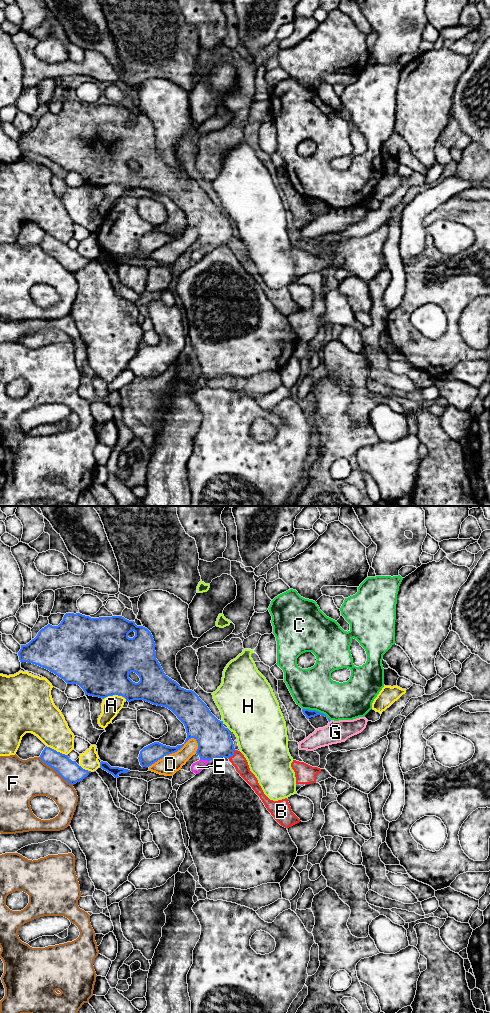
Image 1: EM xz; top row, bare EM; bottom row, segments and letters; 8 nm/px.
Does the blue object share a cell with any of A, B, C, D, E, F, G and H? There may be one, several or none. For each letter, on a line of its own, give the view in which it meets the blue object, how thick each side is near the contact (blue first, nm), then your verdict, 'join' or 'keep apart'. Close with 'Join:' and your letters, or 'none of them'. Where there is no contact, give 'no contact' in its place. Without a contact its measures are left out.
A: meets blue in xz; 460 nm thick on the blue side, 150 nm on the other; keep apart
B: meets blue in xz; 280 nm thick on the blue side, 120 nm on the other; join
C: meets blue in xz; 70 nm thick on the blue side, 320 nm on the other; keep apart
D: meets blue in xz; 150 nm thick on the blue side, 160 nm on the other; keep apart
E: meets blue in xz; 280 nm thick on the blue side, 90 nm on the other; keep apart
F: meets blue in xz; 170 nm thick on the blue side, 320 nm on the other; keep apart
G: no contact; keep apart
H: meets blue in xz; 280 nm thick on the blue side, 460 nm on the other; keep apart
Join: B

